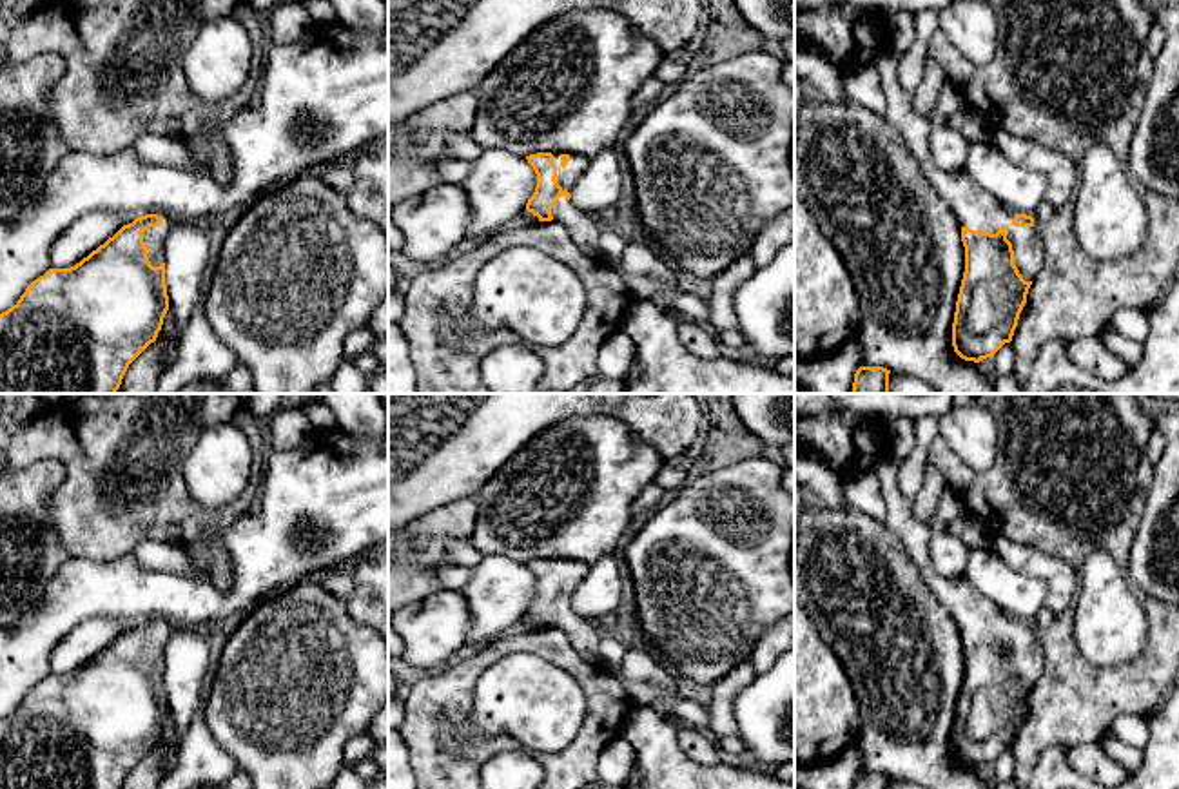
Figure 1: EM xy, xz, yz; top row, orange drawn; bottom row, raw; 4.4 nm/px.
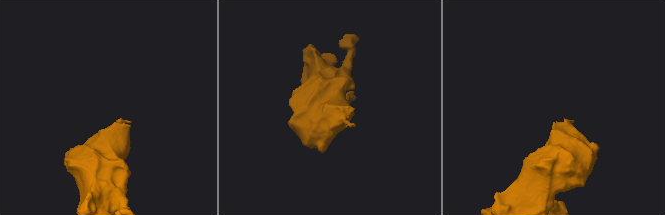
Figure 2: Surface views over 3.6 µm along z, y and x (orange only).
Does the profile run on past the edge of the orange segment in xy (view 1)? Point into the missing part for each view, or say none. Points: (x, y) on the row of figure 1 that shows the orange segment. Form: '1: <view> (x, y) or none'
1: xy (155, 236)

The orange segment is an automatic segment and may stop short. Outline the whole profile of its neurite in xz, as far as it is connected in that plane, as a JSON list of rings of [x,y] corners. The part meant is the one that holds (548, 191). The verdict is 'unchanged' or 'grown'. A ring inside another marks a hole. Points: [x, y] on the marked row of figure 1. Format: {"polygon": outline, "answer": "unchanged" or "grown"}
{"polygon": [[[537,152],[526,156],[537,174],[537,187],[526,210],[539,221],[559,221],[586,256],[599,256],[600,229],[597,218],[579,210],[571,200],[575,183],[590,161],[579,154]]], "answer": "grown"}

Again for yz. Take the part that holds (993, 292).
{"polygon": [[[885,45],[872,63],[882,78],[882,91],[887,102],[883,116],[901,132],[923,176],[950,207],[961,227],[965,272],[956,301],[952,346],[961,359],[979,363],[994,357],[1005,343],[1012,341],[1028,288],[1045,259],[1043,239],[1034,227],[1032,216],[1010,214],[987,190],[976,187],[967,170],[949,172],[932,161],[929,149],[932,125],[929,118],[914,111],[912,94],[900,85],[900,60],[901,51]]], "answer": "grown"}

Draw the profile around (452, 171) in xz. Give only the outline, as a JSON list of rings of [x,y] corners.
[[[437,158],[432,161],[432,169],[443,178],[444,185],[459,185],[470,176],[472,163],[455,158]]]

